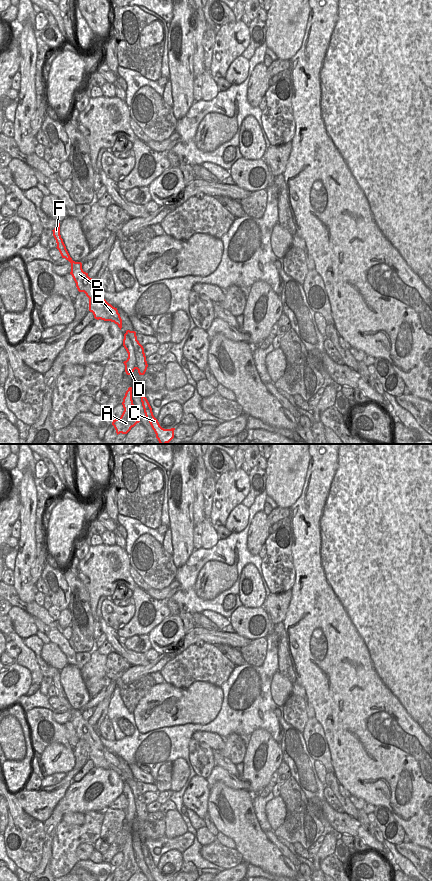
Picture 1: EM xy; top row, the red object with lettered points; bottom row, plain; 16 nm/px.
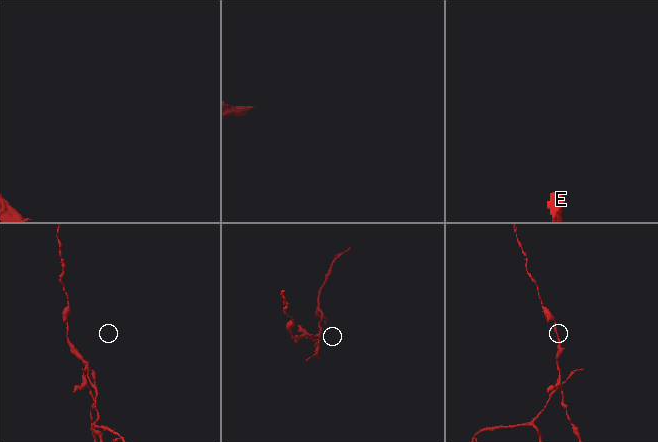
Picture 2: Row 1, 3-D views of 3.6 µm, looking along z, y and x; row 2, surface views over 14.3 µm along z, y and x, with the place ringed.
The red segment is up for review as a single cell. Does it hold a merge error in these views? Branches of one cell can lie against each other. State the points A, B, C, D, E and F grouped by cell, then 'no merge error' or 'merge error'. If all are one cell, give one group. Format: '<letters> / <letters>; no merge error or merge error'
A B D F / C E; merge error

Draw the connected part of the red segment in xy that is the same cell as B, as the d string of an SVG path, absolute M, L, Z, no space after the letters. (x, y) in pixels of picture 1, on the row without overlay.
M58 671L58 674L55 675L53 678L53 684L57 691L57 697L59 698L62 706L65 706L71 711L71 720L76 735L79 740L84 740L86 744L89 746L89 748L92 749L92 754L90 760L93 761L94 766L104 769L110 769L107 765L107 762L104 759L103 750L105 747L100 741L99 733L94 730L92 726L88 724L88 721L84 720L82 717L82 711L81 710L75 710L70 705L66 694L63 690L63 687L60 683L60 671Z

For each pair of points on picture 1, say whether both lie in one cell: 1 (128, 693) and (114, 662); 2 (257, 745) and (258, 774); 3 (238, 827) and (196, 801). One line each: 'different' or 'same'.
1: same
2: same
3: different

